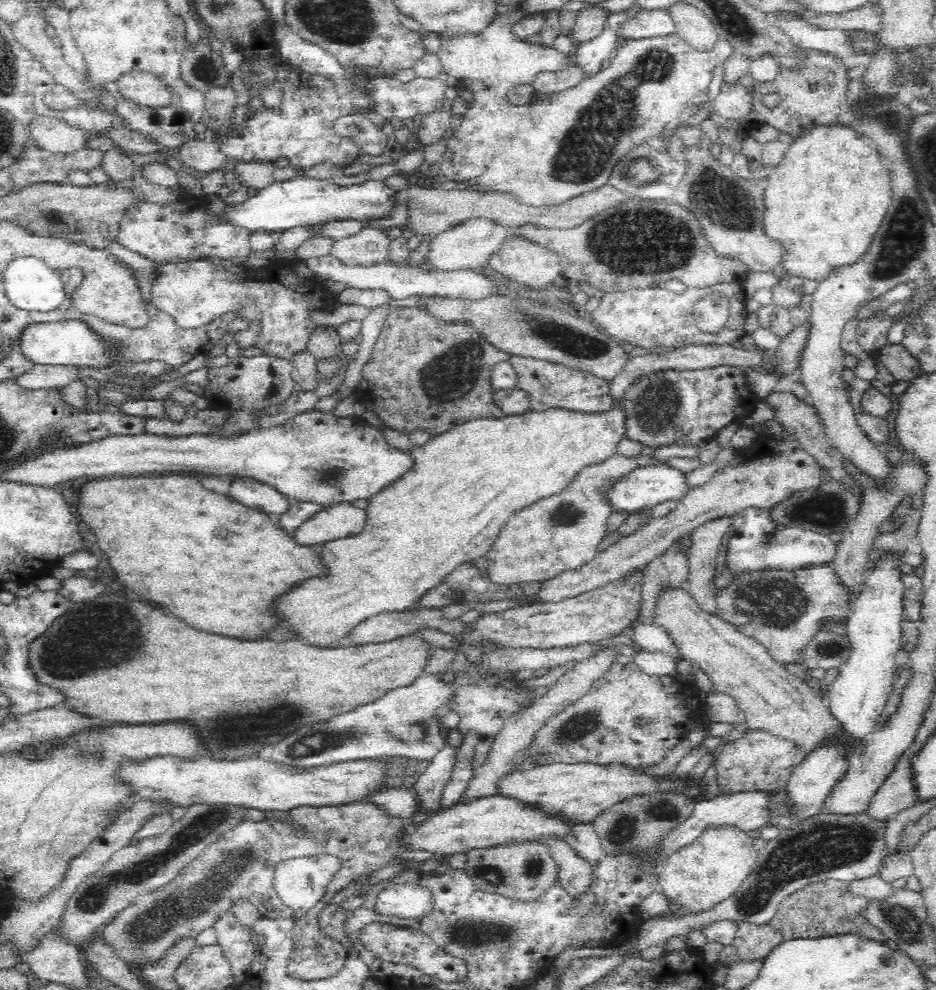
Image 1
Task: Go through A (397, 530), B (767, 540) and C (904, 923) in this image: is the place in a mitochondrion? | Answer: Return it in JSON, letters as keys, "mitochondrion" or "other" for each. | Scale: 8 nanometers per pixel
{"A":"other","B":"mitochondrion","C":"mitochondrion"}

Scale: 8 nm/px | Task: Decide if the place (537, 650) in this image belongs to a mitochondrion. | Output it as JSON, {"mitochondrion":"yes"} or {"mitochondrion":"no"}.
{"mitochondrion":"no"}

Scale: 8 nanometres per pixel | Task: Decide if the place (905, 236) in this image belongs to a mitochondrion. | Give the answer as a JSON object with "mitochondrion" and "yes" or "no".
{"mitochondrion":"yes"}

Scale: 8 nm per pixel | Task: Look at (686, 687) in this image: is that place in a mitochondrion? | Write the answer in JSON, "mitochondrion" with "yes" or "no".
{"mitochondrion":"no"}

